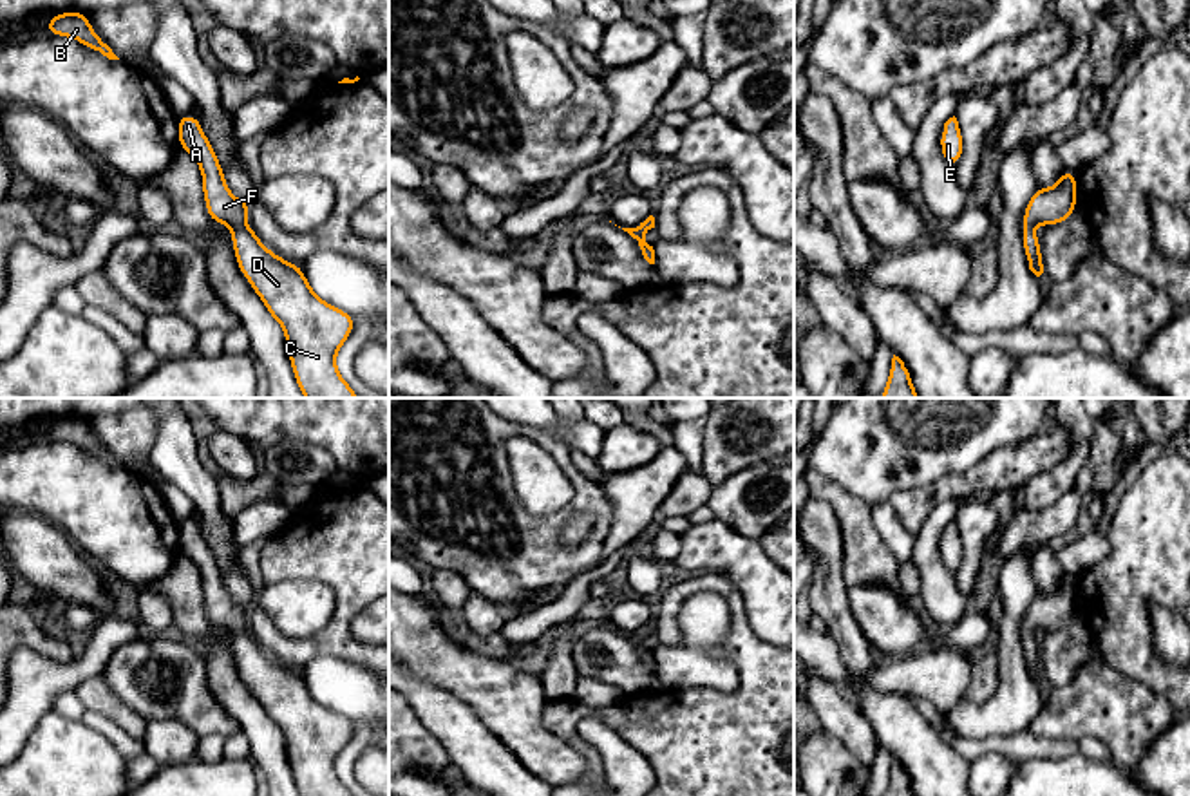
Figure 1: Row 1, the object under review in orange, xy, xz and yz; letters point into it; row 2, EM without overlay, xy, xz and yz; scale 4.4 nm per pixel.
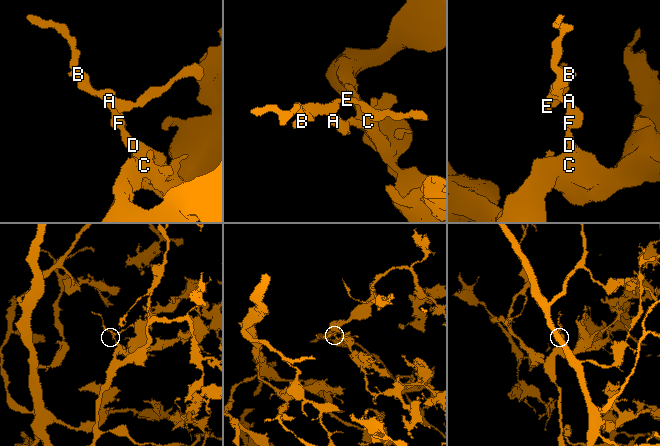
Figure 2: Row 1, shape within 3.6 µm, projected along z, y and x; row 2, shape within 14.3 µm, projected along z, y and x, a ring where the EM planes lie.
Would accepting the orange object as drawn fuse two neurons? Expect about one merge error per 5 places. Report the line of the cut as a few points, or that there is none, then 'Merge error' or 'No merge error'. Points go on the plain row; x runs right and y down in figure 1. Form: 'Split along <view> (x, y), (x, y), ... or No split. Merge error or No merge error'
No split. No merge error

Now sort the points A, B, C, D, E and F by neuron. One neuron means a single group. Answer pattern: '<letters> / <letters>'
A B C D E F

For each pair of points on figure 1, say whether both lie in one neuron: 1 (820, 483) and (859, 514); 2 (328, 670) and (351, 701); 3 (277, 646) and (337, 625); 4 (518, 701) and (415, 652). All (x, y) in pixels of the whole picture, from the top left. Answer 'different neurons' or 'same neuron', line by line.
1: same neuron
2: same neuron
3: same neuron
4: same neuron

